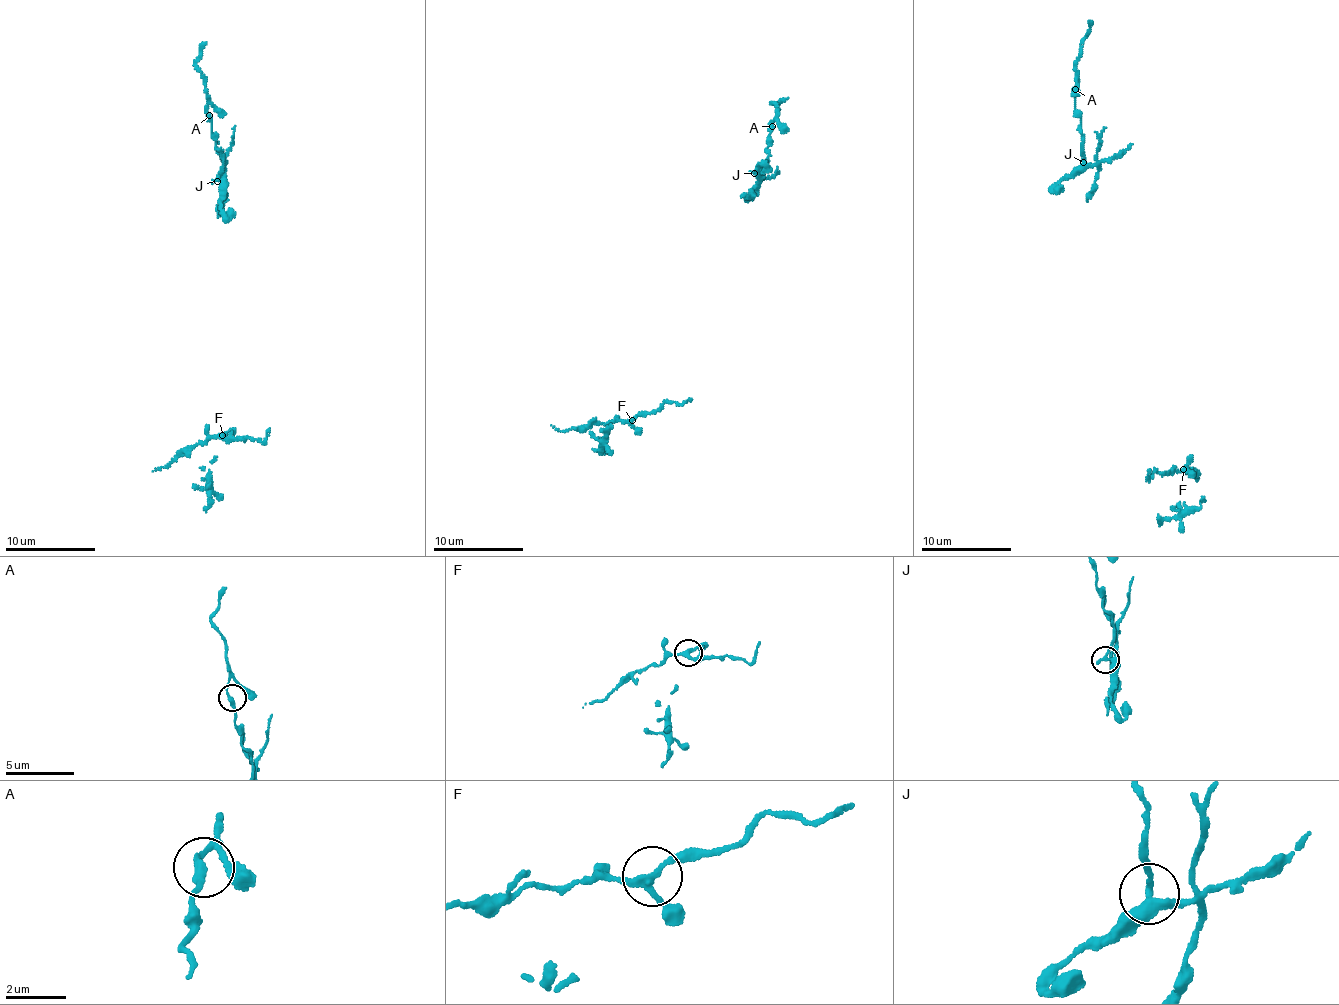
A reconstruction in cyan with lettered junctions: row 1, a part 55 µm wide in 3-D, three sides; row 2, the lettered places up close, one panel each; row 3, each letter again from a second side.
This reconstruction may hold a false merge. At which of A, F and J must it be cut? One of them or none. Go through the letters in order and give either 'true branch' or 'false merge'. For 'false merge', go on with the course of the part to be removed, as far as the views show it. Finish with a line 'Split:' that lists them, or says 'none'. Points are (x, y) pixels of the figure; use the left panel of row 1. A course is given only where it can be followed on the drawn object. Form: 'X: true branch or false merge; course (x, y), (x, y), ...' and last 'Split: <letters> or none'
A: true branch
F: true branch
J: false merge; course (216, 180), (225, 178), (225, 156), (235, 126)
Split: J

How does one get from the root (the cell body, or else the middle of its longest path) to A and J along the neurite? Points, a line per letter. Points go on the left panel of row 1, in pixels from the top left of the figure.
A: (218, 217), (218, 206), (224, 201), (222, 174), (223, 180), (219, 177), (223, 155), (216, 146), (209, 115)
J: (218, 217), (218, 206), (224, 201), (222, 174), (222, 181), (216, 180)

